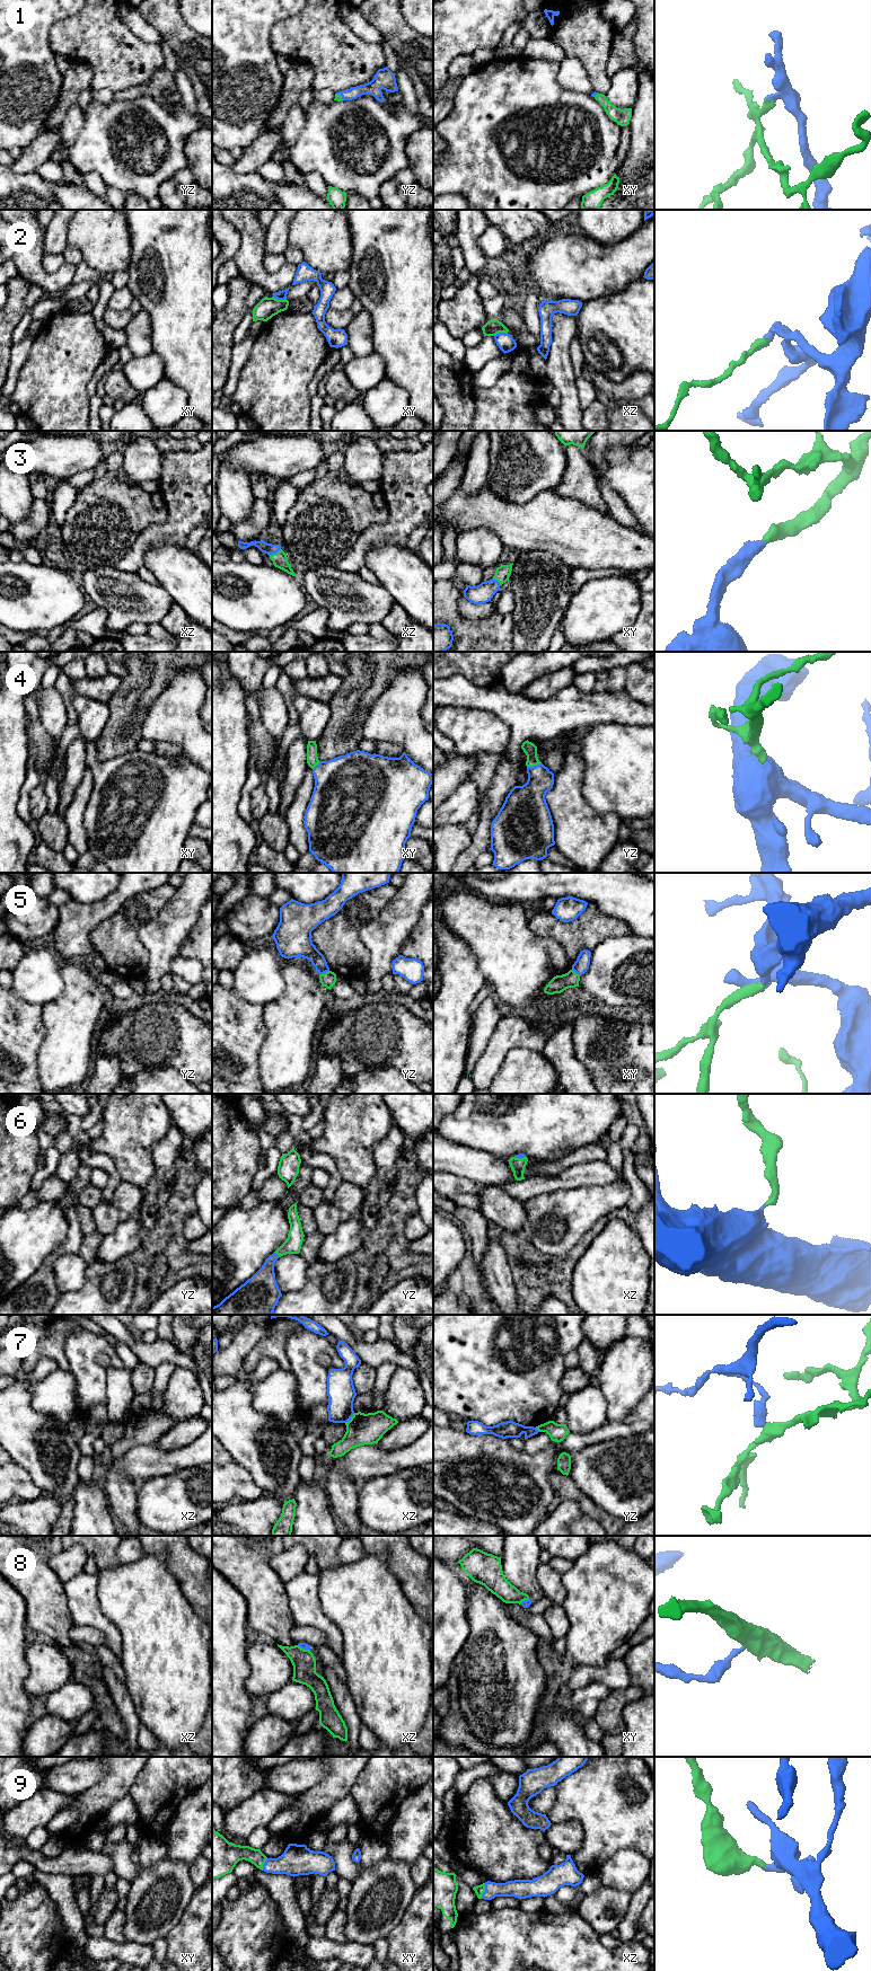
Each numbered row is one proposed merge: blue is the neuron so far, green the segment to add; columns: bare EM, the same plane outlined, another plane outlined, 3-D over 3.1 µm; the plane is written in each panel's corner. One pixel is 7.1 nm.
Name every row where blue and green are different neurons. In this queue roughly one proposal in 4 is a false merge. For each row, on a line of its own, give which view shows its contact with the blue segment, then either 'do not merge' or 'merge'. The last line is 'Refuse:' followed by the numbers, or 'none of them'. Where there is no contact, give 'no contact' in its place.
1: yz | merge
2: xy | do not merge
3: xz | merge
4: yz | merge
5: yz | do not merge
6: yz | merge
7: xz | do not merge
8: xz | do not merge
9: xz | merge
Refuse: 2, 5, 7, 8

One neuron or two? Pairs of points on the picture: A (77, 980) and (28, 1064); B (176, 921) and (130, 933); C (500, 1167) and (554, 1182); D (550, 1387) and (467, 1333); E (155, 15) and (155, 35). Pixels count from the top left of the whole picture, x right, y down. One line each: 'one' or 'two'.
A: two
B: two
C: two
D: one
E: two

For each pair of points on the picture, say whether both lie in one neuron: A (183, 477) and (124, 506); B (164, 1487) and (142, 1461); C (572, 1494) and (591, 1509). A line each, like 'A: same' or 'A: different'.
A: different
B: same
C: same

